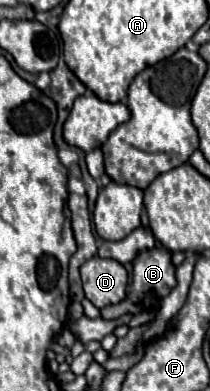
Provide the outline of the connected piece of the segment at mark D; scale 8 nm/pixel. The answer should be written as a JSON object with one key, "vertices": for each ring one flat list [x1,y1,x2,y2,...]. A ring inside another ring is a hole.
{"vertices":[[92,257,82,265,80,273,86,299,90,299,98,309,124,299,128,273,118,261]]}

